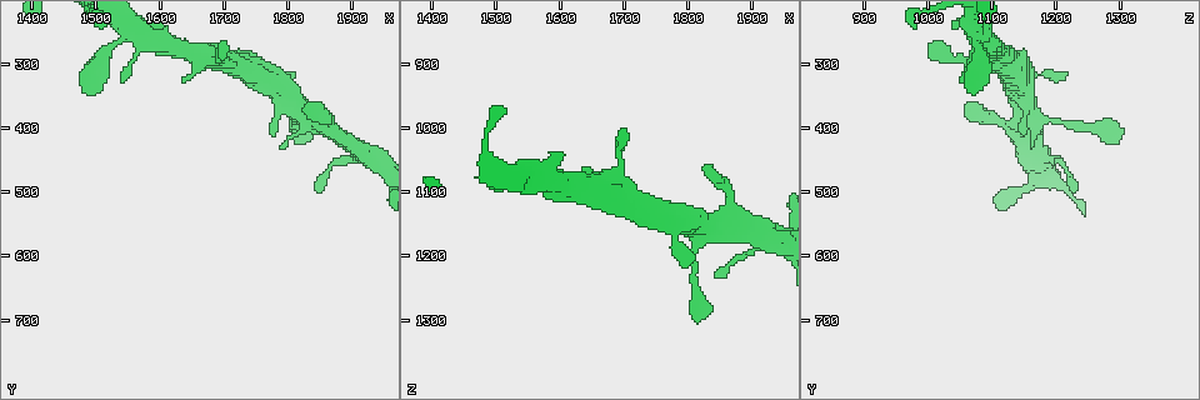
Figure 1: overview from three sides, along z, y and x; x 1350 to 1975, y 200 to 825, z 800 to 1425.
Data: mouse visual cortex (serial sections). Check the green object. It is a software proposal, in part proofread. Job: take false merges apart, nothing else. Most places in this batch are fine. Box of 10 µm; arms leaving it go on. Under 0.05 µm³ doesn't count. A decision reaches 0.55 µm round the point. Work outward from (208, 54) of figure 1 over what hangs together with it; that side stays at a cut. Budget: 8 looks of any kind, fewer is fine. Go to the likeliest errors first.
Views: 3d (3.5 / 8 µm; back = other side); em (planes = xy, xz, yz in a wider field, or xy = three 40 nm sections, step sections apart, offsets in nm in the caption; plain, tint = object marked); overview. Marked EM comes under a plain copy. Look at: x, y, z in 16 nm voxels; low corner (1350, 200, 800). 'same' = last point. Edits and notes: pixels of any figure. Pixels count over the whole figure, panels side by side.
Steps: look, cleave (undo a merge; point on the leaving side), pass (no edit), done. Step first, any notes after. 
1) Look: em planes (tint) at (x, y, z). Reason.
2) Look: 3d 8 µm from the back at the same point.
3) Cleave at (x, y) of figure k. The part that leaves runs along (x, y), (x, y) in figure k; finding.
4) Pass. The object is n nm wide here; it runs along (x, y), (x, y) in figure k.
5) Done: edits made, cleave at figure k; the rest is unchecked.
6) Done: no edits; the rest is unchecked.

Look: 3d 3.5 µm at (1540, 260, 1075). Abrupt turn.

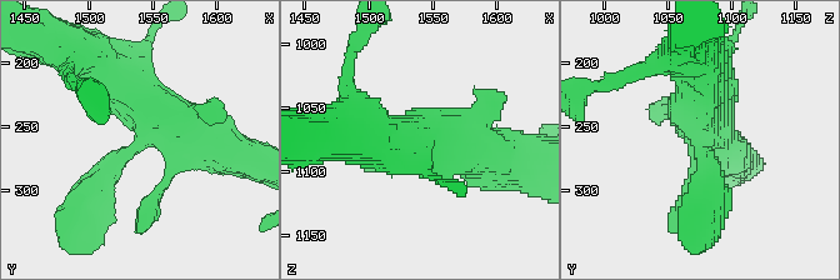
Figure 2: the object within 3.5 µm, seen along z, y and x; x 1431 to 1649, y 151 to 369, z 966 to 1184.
Look: em xy step 1 (tint) at (1546, 258, 1072).

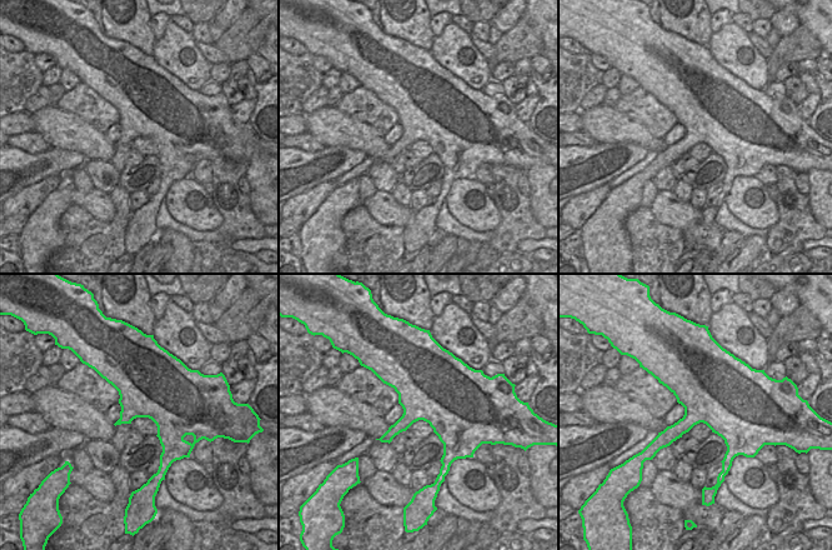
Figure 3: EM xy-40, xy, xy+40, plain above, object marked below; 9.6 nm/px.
Look: em xy step 3 (tint) at the same point.

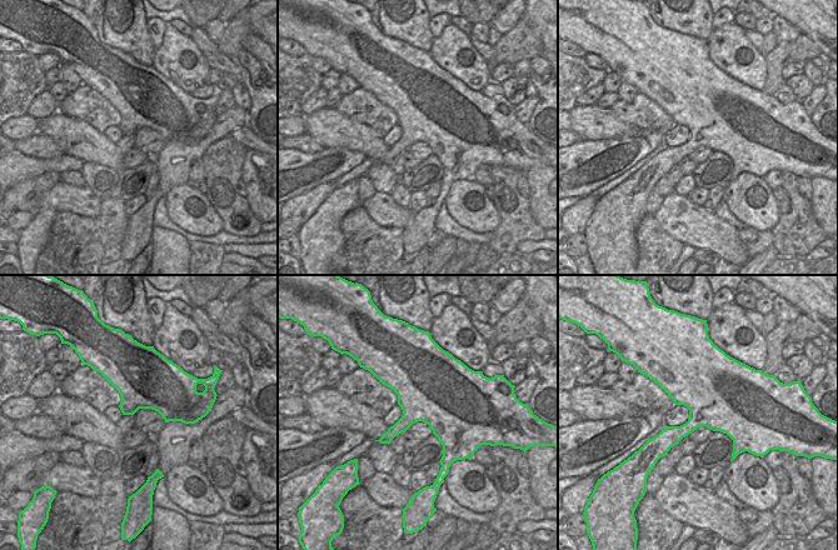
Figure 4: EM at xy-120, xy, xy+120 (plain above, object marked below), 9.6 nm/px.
Pass. It runs along (233, 153), (183, 130), (94, 65) in figure 2; all the same cell.

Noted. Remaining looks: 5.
Look: 3d 3.5 µm at (1800, 360, 1160). Four arms meet.

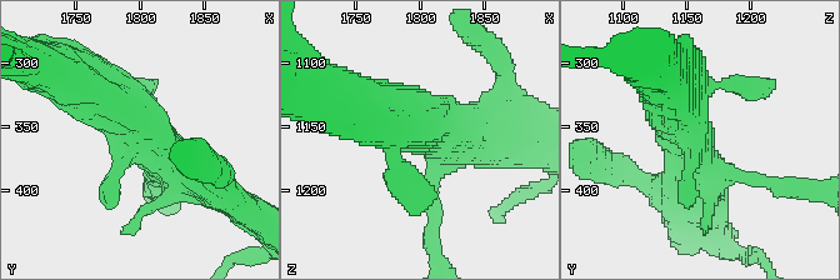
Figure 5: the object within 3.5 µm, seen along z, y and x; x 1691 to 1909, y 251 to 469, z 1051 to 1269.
Look: em xy step 2 (tint) at (1804, 364, 1160). Now the EM.

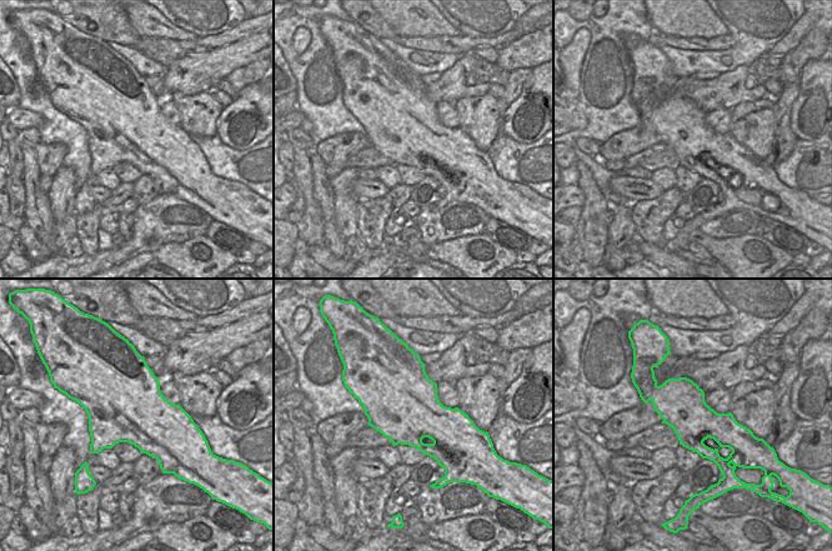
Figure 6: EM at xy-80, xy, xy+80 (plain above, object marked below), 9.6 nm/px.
Pass. It runs along (84, 86), (134, 114), (214, 190) in figure 5; continuous, no second cell.

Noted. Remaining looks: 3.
Look: 3d 3.5 µm at (1695, 295, 1040). Thin neck.

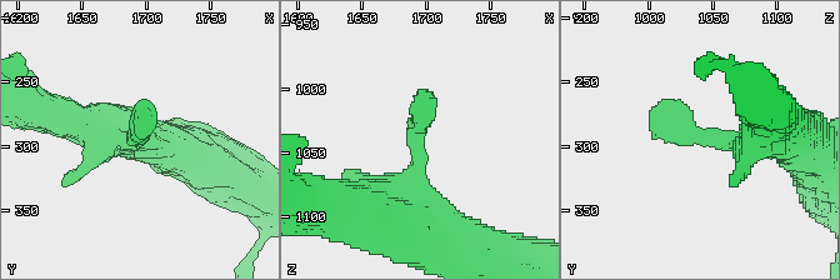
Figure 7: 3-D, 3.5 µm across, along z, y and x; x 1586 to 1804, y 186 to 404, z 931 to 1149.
Look: em xy step 5 (tint) at (1692, 292, 1042). Shape alone is not enough.

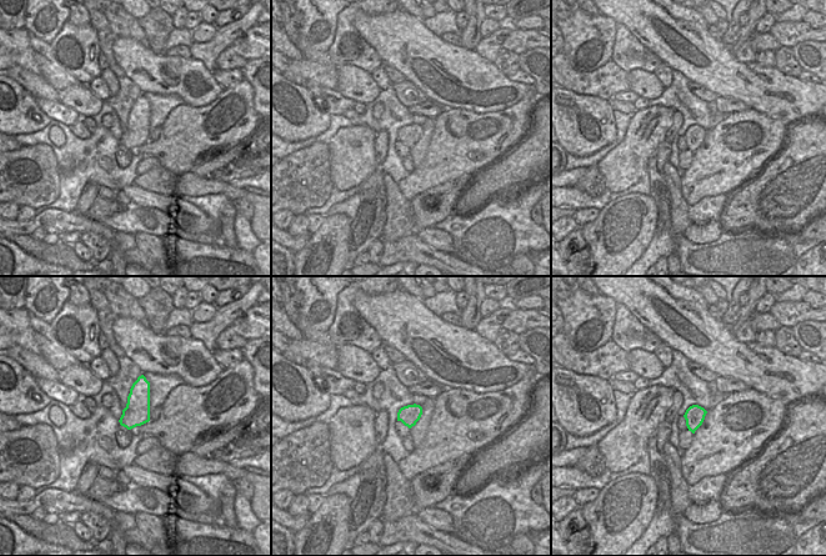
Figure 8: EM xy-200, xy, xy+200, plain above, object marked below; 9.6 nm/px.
Pass. The object is 200 nm wide here; it runs along (406, 221), (429, 100) in figure 7; all the same cell.

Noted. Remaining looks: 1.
Done: no edits; the rest is unchecked.

